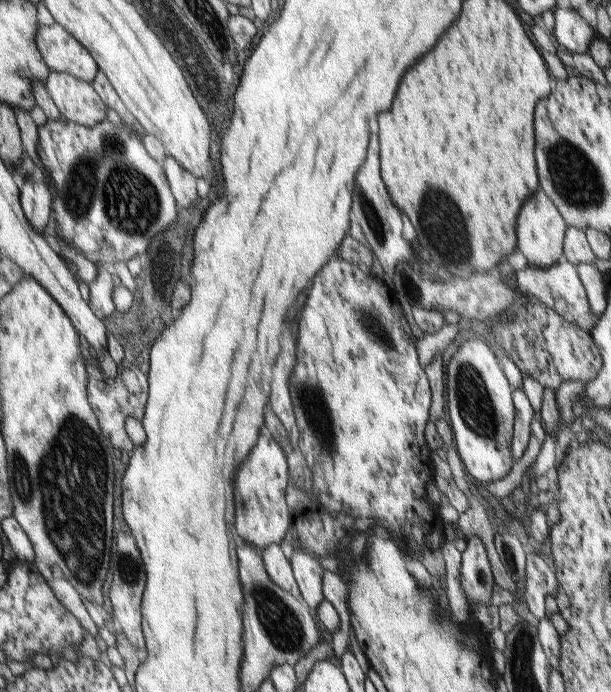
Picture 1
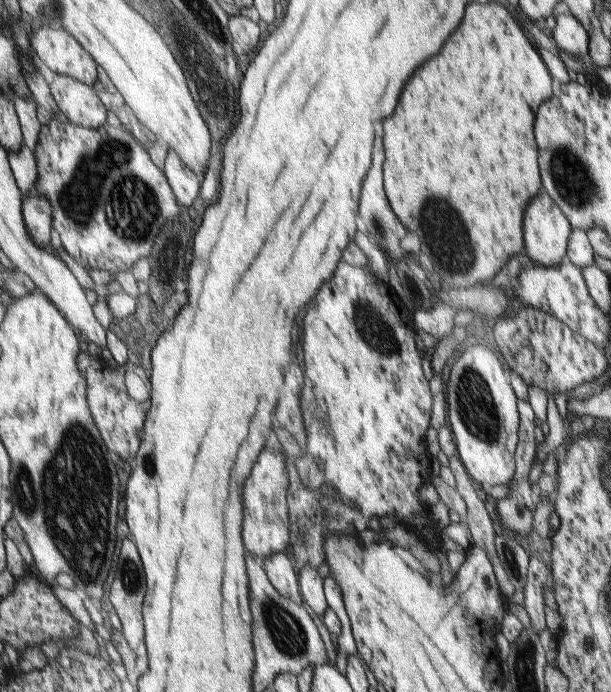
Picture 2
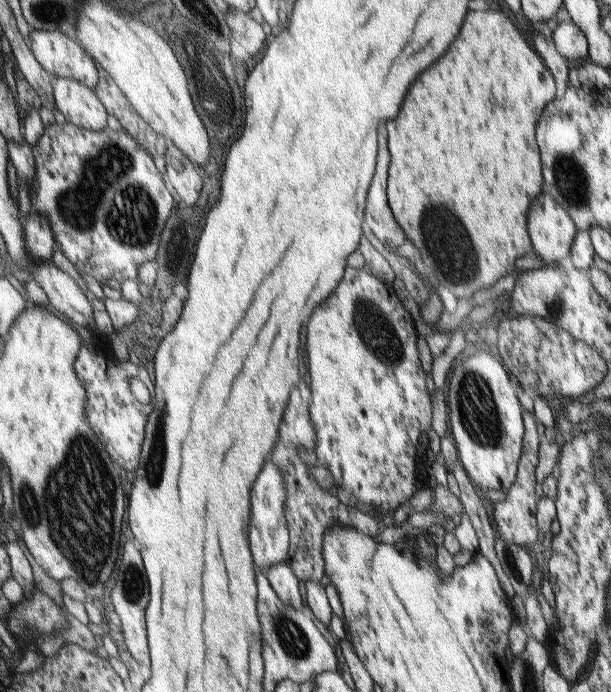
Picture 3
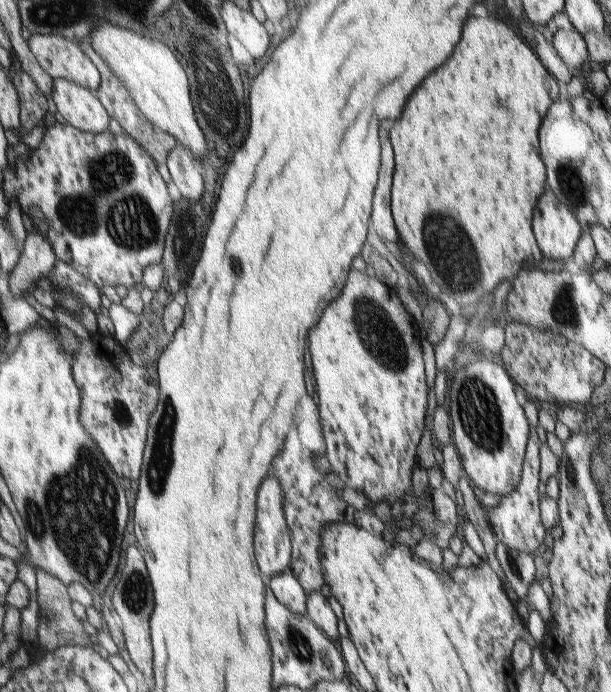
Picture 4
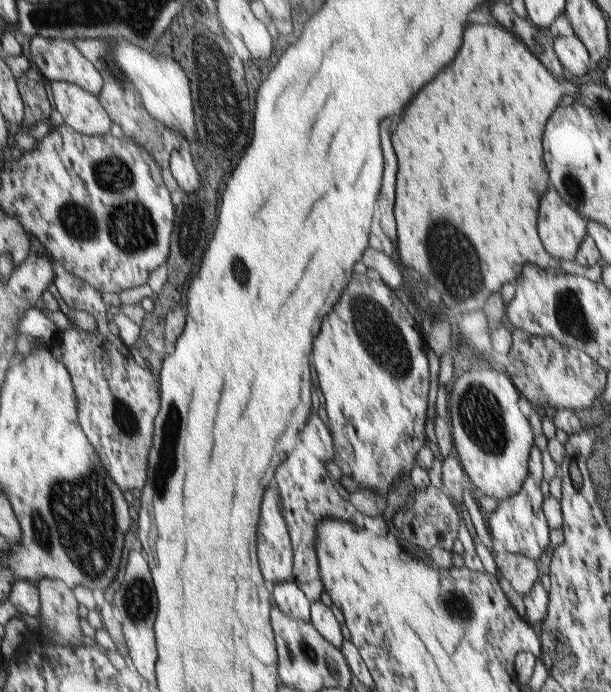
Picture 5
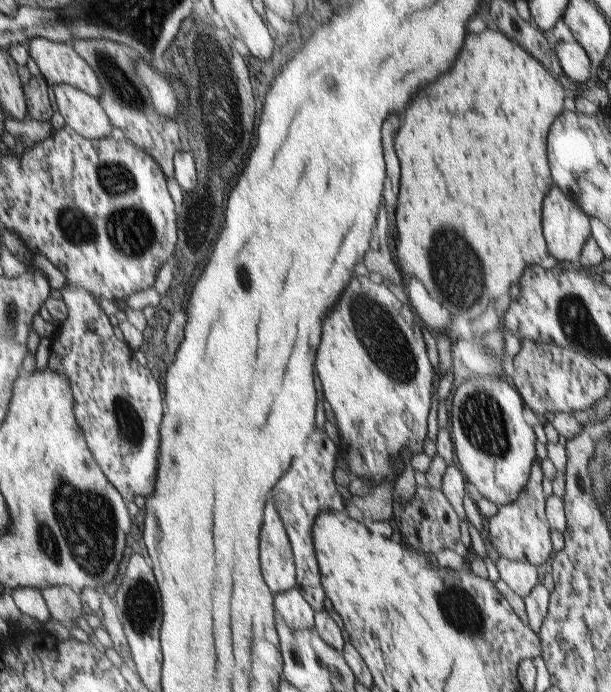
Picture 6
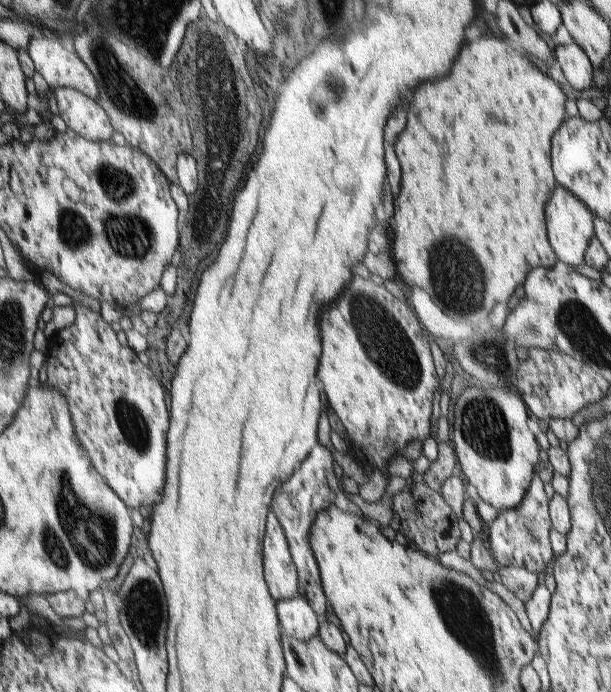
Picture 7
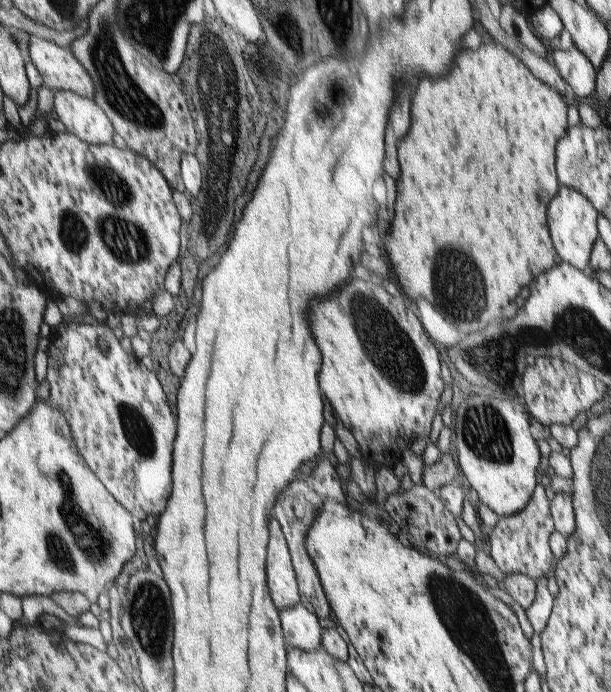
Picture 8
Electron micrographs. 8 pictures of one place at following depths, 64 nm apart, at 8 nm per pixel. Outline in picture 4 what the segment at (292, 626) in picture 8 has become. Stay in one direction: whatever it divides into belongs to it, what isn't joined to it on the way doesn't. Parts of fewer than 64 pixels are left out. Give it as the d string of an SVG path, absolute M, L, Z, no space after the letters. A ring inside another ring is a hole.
M289 570L270 578L270 589L291 612L298 615L306 615L307 595Z

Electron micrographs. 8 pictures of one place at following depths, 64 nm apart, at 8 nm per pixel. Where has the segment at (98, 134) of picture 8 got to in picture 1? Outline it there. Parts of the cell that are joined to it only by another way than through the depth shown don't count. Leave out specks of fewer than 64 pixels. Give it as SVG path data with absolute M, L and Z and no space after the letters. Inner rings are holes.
M53 71L47 85L68 121L94 128L108 120L108 103L91 81Z

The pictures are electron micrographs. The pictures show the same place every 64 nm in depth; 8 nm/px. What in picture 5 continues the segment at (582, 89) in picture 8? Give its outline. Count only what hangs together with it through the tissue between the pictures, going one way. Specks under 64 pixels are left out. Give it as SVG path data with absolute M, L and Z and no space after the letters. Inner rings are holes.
M575 34L572 36L558 36L553 45L555 54L559 57L564 69L576 76L588 72L588 50Z

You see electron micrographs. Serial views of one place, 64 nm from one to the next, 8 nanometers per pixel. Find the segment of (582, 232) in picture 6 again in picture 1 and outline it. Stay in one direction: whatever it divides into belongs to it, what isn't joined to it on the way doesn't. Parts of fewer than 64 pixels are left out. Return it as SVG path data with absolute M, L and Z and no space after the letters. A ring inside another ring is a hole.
M540 190L536 192L536 196L532 196L532 200L528 200L528 204L524 204L524 212L520 212L520 252L524 254L529 265L548 268L564 256L568 230L567 219Z

